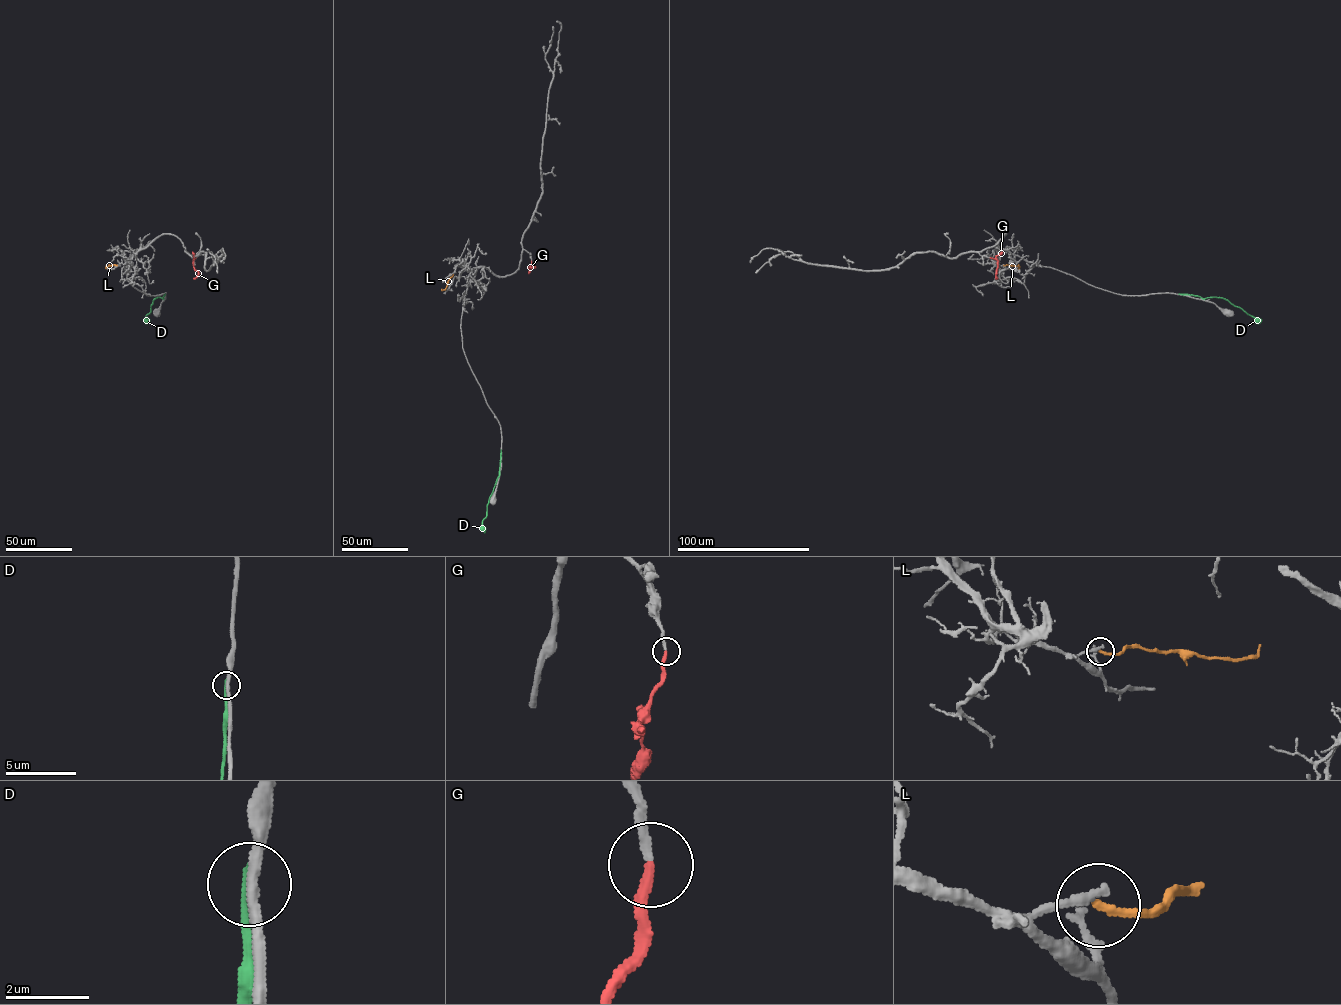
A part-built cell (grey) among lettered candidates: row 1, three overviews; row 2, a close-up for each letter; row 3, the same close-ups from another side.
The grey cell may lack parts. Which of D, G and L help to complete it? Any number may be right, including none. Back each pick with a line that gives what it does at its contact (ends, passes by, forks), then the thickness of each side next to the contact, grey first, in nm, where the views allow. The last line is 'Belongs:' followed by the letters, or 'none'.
G: it ends; calibres 200 and 240 nm
Belongs: G

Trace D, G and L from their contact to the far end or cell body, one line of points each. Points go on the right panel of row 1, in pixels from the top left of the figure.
D: (1179, 294), (1222, 297), (1262, 320)
G: (990, 257), (997, 260), (996, 279)
L: (1004, 265), (1018, 266), (1018, 268)

